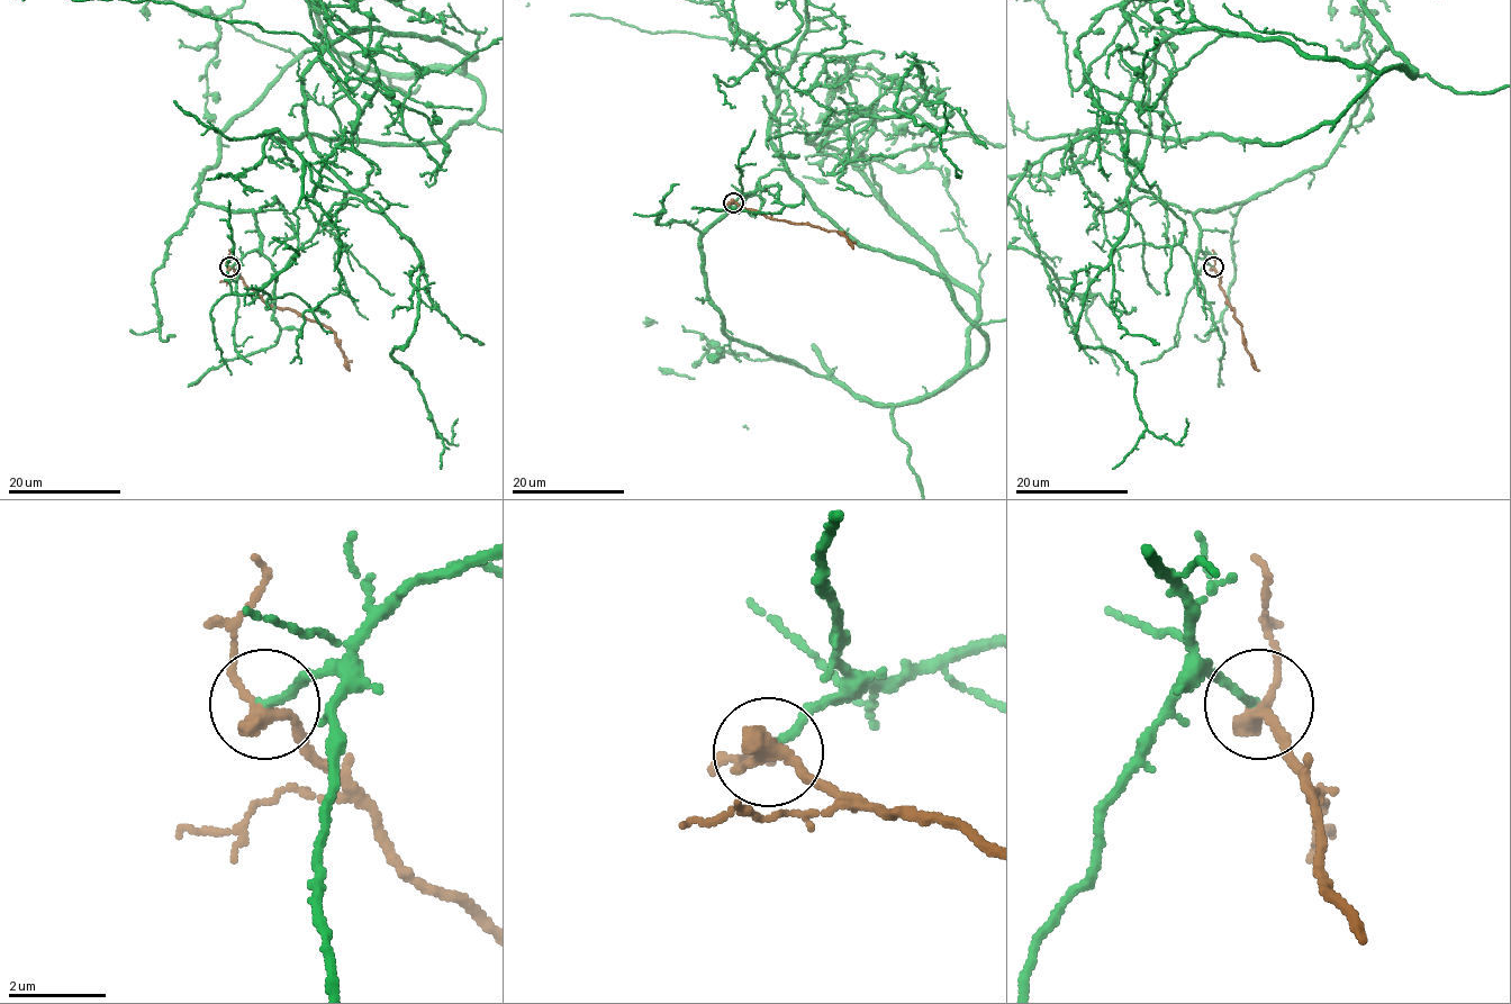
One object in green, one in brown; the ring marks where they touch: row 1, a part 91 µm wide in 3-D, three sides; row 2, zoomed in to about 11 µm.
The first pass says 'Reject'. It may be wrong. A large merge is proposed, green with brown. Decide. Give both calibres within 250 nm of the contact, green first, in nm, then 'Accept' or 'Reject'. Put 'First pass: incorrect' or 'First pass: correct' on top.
First pass: correct
Thickness 170 nm (green) against 320 nm. Reject

